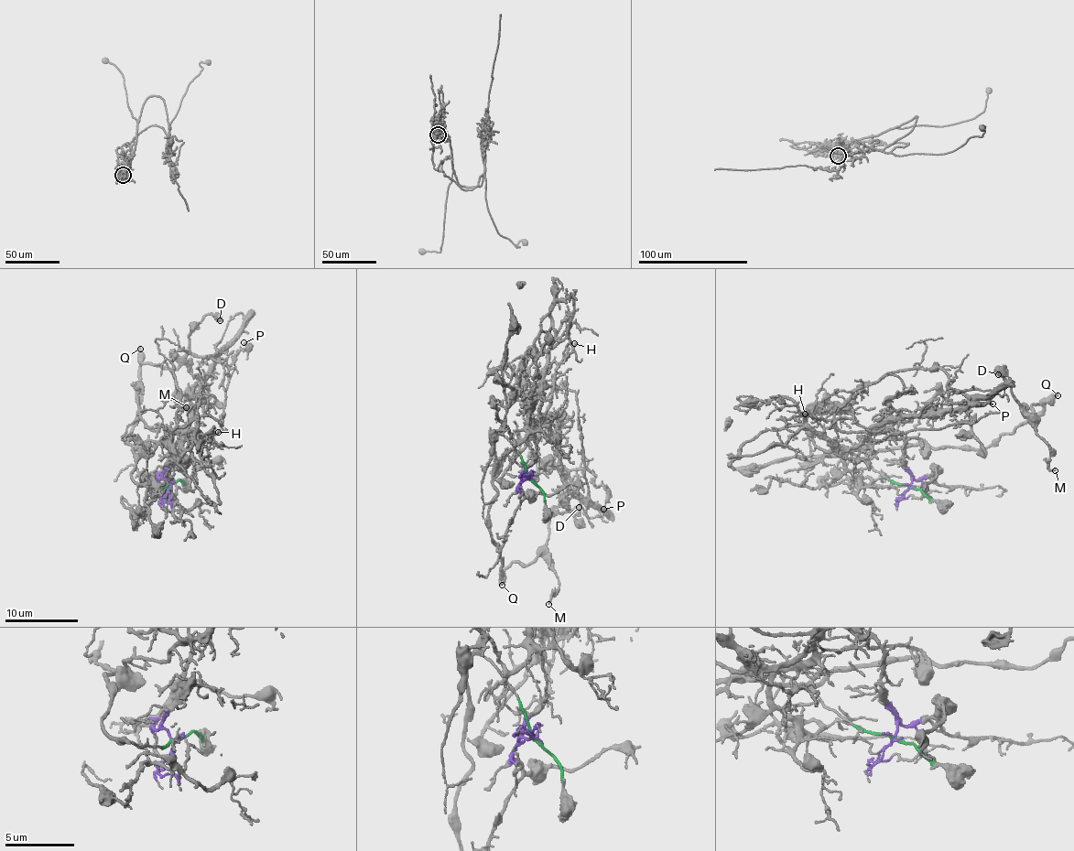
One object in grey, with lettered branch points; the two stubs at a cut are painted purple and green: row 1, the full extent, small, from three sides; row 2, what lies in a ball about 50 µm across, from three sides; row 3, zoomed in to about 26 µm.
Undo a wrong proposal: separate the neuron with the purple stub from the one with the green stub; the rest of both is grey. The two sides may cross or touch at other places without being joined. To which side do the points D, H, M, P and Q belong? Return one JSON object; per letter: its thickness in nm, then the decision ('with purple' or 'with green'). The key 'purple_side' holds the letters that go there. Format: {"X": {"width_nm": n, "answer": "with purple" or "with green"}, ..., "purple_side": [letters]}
{"D": {"width_nm": 650, "answer": "with green"}, "H": {"width_nm": 140, "answer": "with purple"}, "M": {"width_nm": 160, "answer": "with green"}, "P": {"width_nm": 90, "answer": "with purple"}, "Q": {"width_nm": 400, "answer": "with green"}, "purple_side": ["H", "P"]}

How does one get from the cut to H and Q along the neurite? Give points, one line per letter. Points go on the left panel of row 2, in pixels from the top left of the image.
H: (171, 483), (164, 469), (173, 457), (178, 432), (183, 440), (189, 437), (194, 445), (196, 438), (219, 431)
Q: (171, 483), (162, 489), (152, 488), (132, 478), (135, 446), (128, 444), (138, 414), (141, 349)

